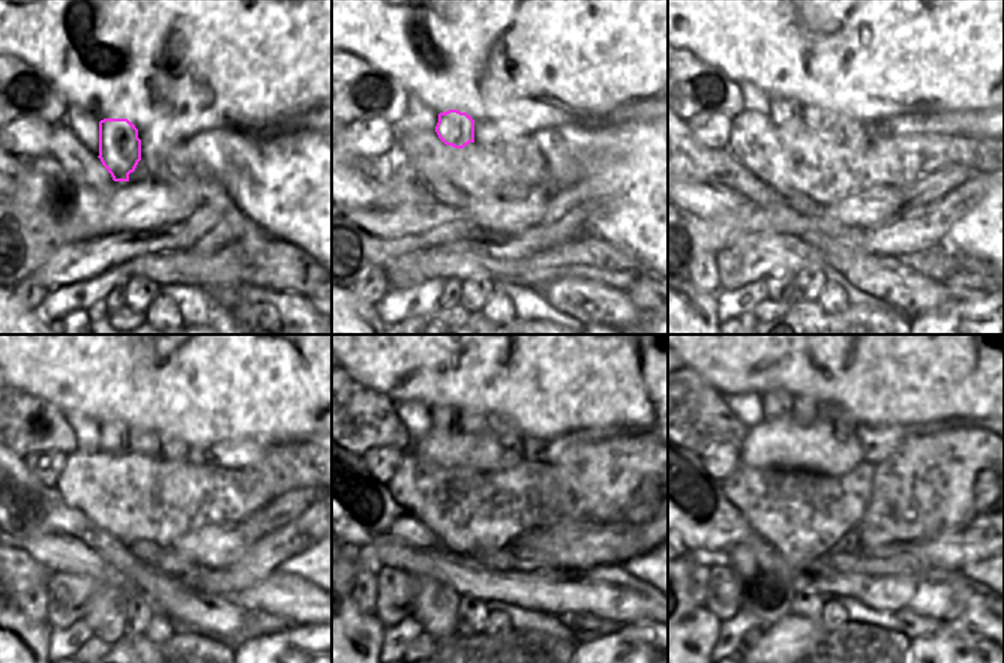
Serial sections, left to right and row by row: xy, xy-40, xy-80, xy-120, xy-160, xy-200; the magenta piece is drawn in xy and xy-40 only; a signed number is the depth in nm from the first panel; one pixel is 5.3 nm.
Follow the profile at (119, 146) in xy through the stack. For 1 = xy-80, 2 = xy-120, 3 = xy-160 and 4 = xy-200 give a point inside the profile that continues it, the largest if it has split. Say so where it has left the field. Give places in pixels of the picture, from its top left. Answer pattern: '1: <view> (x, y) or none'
1: xy-80 (785, 113)
2: xy-120 (113, 437)
3: xy-160 (444, 417)
4: xy-200 (776, 402)

